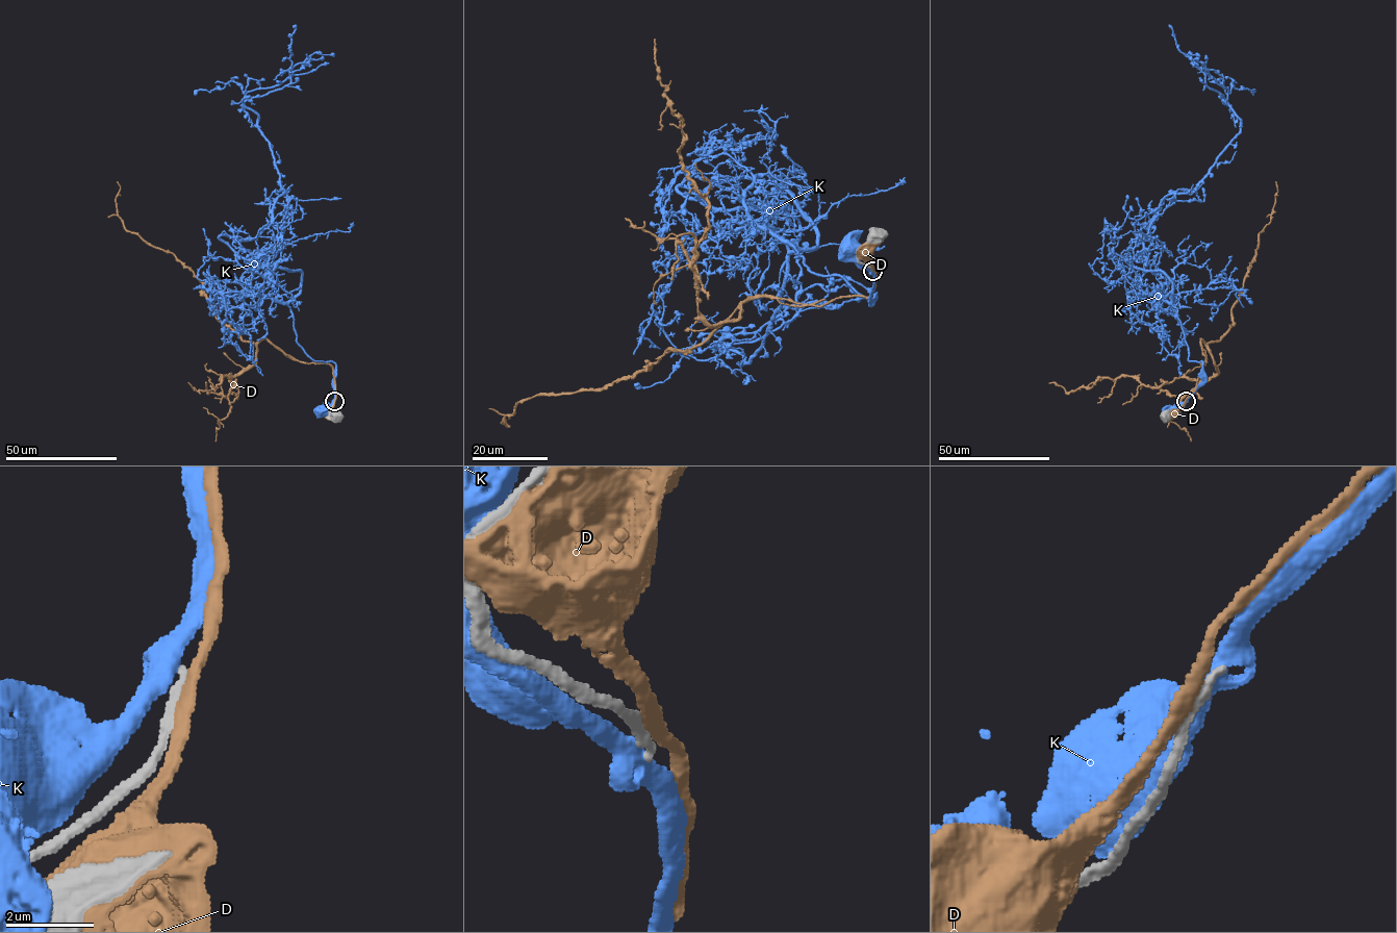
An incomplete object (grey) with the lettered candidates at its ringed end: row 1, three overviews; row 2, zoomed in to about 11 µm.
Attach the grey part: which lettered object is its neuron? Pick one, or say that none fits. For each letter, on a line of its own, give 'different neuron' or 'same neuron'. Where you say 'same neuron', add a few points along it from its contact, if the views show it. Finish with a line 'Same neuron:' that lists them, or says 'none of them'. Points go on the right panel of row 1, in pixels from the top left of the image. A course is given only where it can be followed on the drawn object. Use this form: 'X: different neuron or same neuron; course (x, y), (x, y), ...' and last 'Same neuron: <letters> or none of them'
D: different neuron
K: different neuron
Same neuron: none of them

